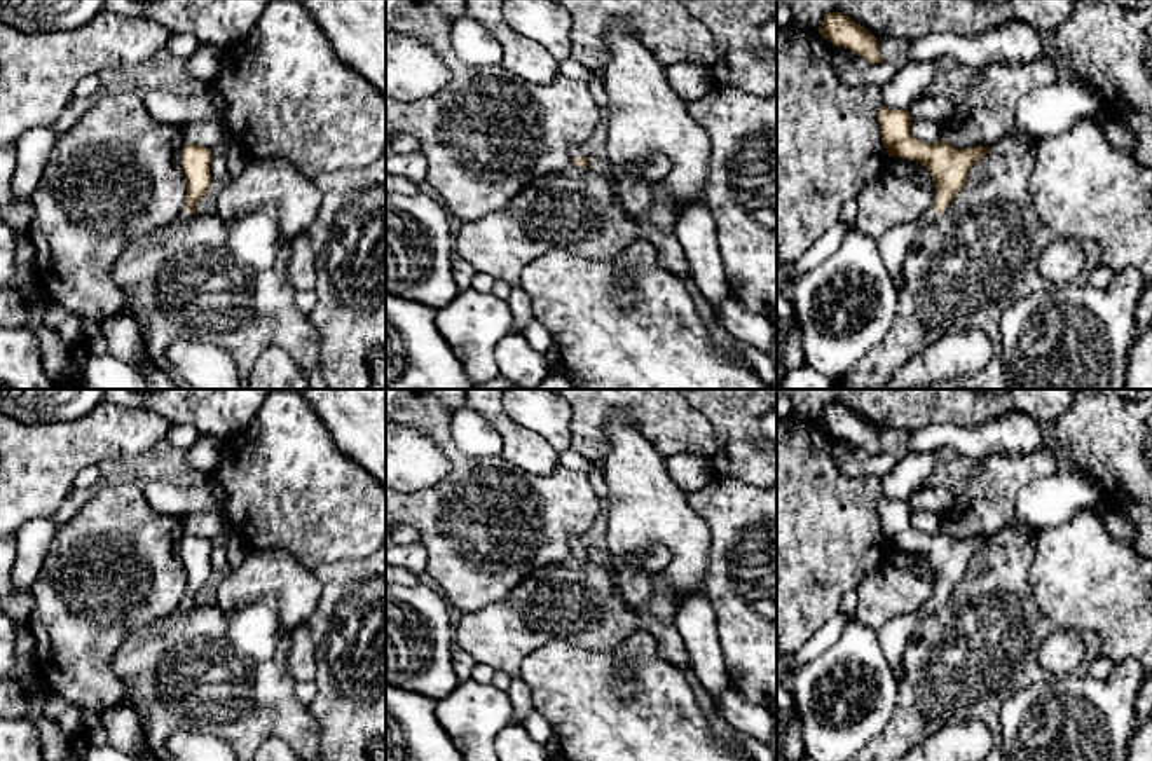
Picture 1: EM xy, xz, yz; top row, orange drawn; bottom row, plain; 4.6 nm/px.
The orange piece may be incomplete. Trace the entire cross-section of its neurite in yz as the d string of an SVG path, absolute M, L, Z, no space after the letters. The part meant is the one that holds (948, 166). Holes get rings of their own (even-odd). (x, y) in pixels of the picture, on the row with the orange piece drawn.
M881 106L878 110L878 122L888 157L899 155L923 164L936 187L936 199L930 209L915 222L888 229L878 239L880 255L890 278L897 286L902 286L902 260L915 234L950 206L953 197L967 182L970 166L981 161L990 147L979 145L974 148L953 148L946 140L941 140L936 145L920 141L911 134L908 110Z

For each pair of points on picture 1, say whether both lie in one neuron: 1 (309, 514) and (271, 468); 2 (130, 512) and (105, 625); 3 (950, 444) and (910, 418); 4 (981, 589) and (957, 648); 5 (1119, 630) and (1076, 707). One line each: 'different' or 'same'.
1: same
2: same
3: different
4: same
5: different

